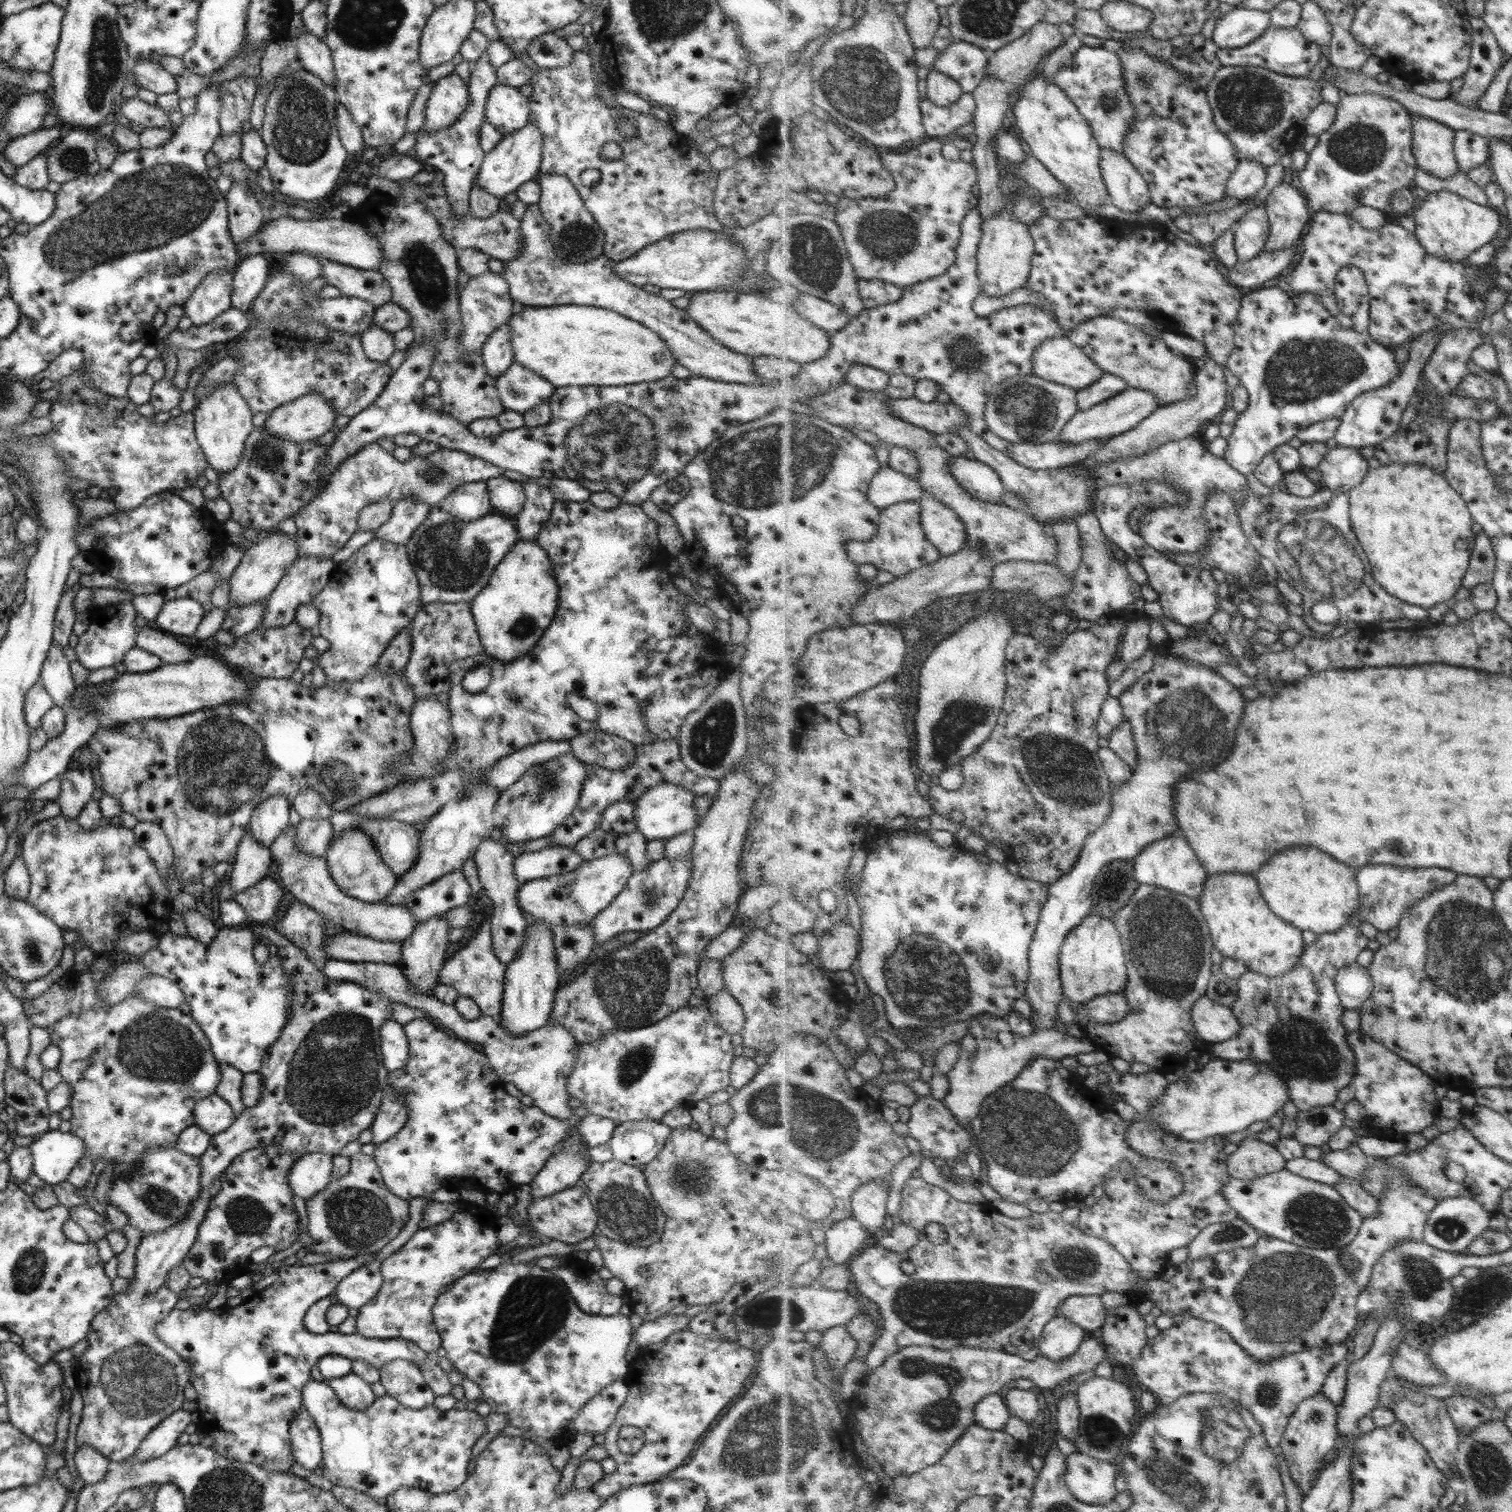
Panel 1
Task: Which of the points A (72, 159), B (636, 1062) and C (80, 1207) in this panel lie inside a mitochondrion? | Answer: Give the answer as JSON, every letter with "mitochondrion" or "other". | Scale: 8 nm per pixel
{"A":"mitochondrion","B":"mitochondrion","C":"other"}

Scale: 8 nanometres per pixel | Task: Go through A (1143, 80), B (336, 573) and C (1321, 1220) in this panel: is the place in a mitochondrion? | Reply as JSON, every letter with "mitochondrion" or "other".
{"A":"mitochondrion","B":"other","C":"mitochondrion"}

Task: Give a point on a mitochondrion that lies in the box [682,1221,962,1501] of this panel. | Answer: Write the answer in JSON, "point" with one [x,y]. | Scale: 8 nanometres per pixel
{"point":[774,1436]}

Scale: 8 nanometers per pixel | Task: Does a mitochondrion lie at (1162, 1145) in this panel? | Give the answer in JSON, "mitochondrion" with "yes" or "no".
{"mitochondrion":"yes"}

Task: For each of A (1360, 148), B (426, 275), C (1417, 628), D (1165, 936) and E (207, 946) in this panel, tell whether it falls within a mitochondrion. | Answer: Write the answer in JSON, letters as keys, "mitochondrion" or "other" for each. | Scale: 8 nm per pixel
{"A":"mitochondrion","B":"mitochondrion","C":"other","D":"mitochondrion","E":"other"}

